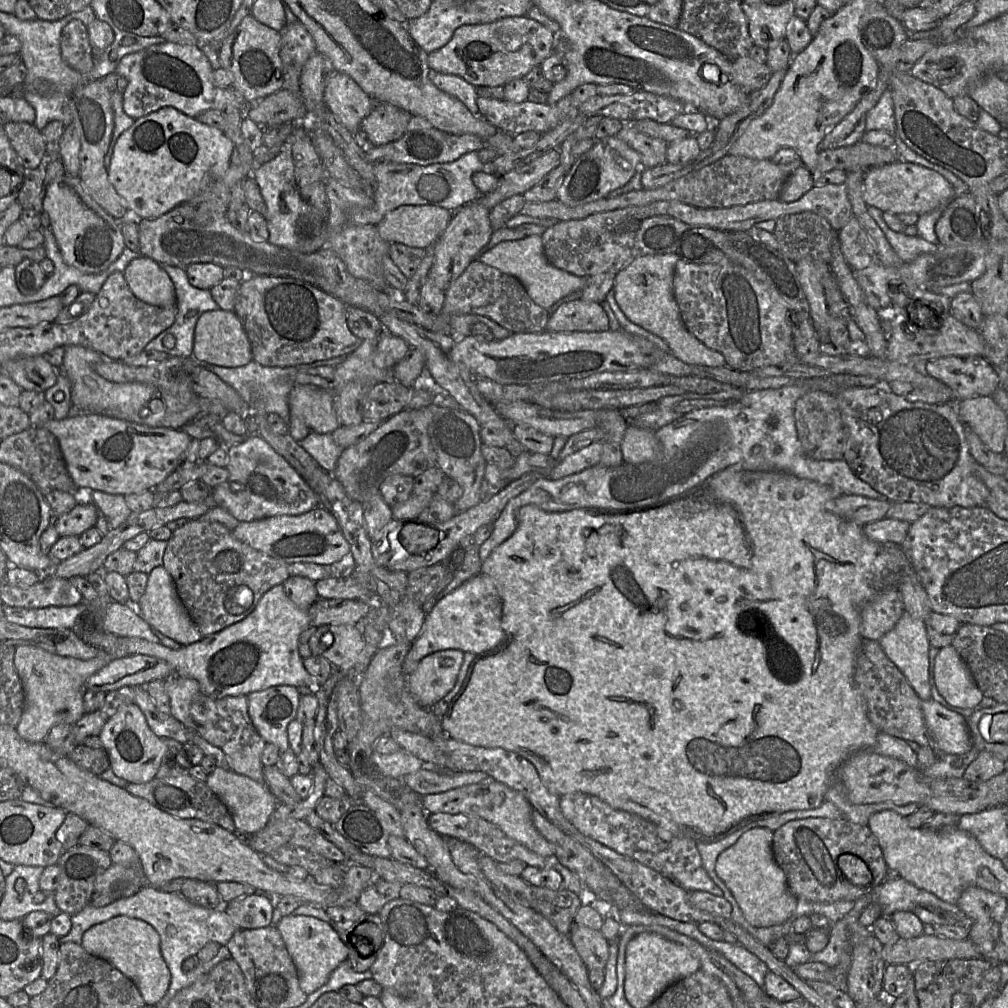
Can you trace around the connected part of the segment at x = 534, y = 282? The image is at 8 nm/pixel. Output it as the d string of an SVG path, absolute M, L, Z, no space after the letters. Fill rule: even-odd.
M540 235L498 243L482 253L477 260L515 277L523 285L532 301L547 311L571 294L580 292L586 283L586 278L558 269L548 262Z

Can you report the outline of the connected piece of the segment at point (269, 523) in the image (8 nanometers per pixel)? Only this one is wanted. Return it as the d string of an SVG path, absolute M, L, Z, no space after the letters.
M322 506L301 515L281 515L257 521L241 522L232 530L232 534L252 548L288 564L332 565L346 563L349 560L349 543L334 515Z

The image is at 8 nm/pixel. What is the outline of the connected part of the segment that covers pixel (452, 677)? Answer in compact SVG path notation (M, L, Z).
M456 649L434 652L425 656L415 670L406 675L408 690L422 708L430 709L454 687L464 654L463 651Z

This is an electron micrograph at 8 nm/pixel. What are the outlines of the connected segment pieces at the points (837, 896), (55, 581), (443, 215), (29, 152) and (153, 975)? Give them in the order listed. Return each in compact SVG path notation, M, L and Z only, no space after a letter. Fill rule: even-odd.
M810 817L791 820L773 833L774 859L785 873L790 891L798 899L814 903L856 901L882 883L888 875L888 867L878 839L867 825L853 823L844 817ZM842 854L855 855L867 864L872 875L869 885L856 886L843 875L837 865L837 859Z
M42 577L24 589L6 584L1 599L5 605L27 609L75 606L84 601L71 581L60 577Z
M402 205L375 225L380 237L389 243L426 249L436 244L452 213L430 205Z
M4 122L3 129L25 169L37 169L47 155L41 132L22 122Z
M117 916L89 928L83 934L80 945L90 955L109 962L132 980L147 1006L155 1006L167 993L171 973L161 954L160 936L155 928L147 922L126 916Z

